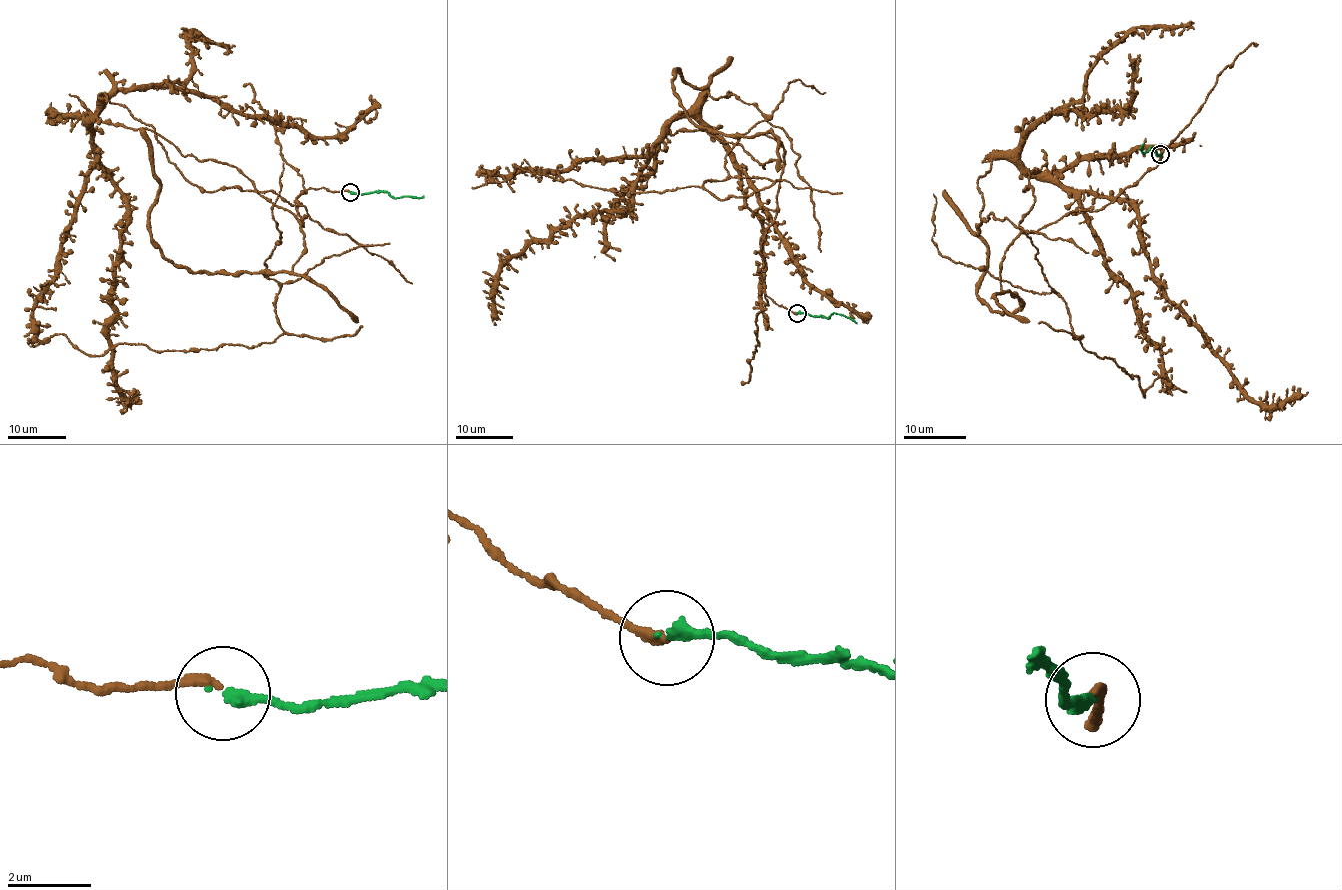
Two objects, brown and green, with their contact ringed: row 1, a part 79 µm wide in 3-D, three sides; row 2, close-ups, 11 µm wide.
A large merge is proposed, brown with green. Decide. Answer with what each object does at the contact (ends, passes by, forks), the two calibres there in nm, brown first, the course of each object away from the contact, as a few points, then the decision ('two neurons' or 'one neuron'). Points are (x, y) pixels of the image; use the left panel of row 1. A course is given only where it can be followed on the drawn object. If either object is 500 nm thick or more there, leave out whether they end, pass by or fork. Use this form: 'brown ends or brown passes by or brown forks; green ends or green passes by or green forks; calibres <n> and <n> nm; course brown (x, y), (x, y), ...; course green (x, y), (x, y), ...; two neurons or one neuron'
brown ends; green ends; calibres 200 and 280 nm; course brown (350, 192), (302, 191), (303, 226), (229, 164), (92, 117), (35, 336), (275, 341), (284, 162); course green (350, 192), (386, 191), (392, 197), (398, 198), (424, 195); one neuron

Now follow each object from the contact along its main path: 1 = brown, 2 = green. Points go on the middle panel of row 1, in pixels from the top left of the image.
1: (797, 314), (760, 273), (782, 160), (679, 130), (642, 156), (486, 176), (702, 186), (790, 82), (826, 92)
2: (797, 314), (830, 318), (837, 313), (857, 324)

